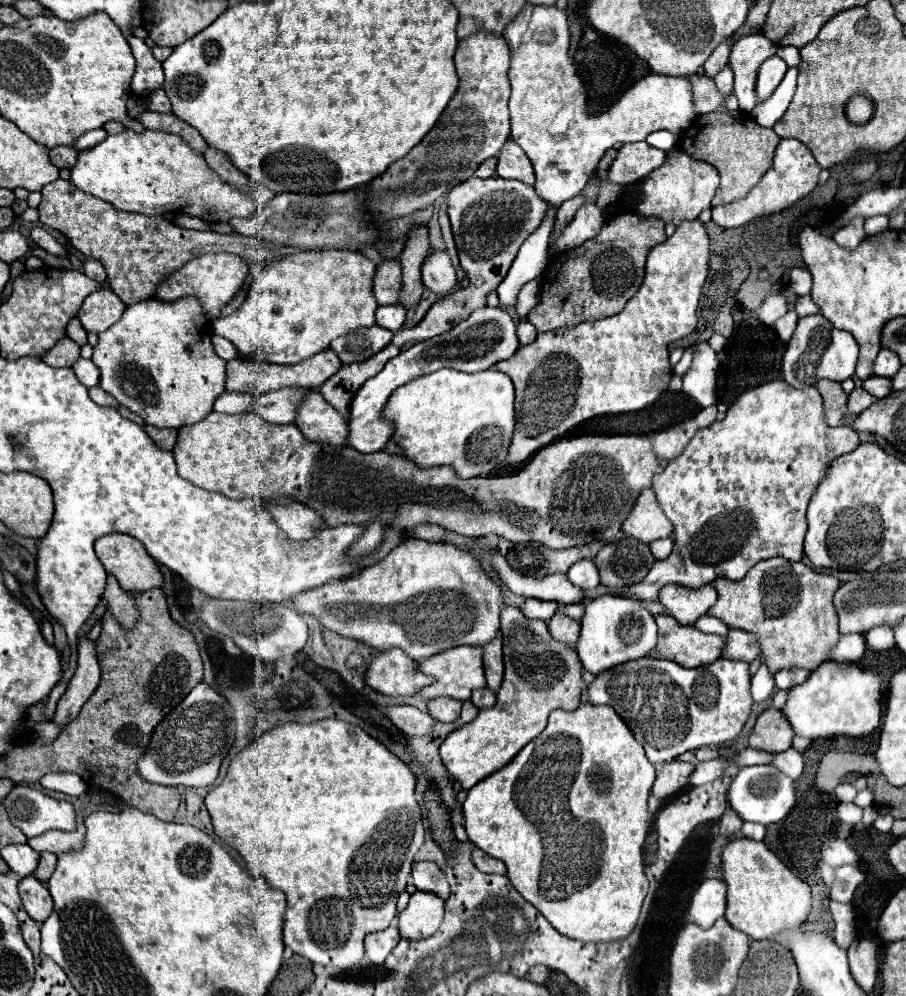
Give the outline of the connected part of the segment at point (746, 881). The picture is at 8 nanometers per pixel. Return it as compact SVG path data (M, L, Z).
M749 838L731 840L723 850L723 880L727 882L727 922L751 940L767 940L779 932L795 930L811 914L811 888L765 848Z

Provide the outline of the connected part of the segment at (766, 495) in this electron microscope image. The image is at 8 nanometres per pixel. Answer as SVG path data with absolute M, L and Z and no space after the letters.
M773 380L773 382L767 382L767 384L761 384L759 388L751 388L747 392L743 392L737 402L727 410L725 418L721 422L713 422L711 426L699 430L691 444L683 450L681 456L677 456L675 460L671 460L665 470L661 474L655 476L653 480L653 492L657 494L657 500L661 504L661 510L665 512L665 516L673 522L673 540L675 540L675 546L673 546L673 552L669 558L665 560L659 560L653 564L651 572L641 580L641 584L635 584L627 590L629 596L633 598L639 598L639 600L657 600L657 592L665 586L665 584L683 584L687 588L701 588L709 582L713 582L715 578L729 578L729 580L741 580L749 568L753 568L759 560L765 560L765 558L773 558L773 556L781 556L781 558L787 558L789 562L799 562L803 558L803 538L805 538L805 532L807 532L807 518L805 518L805 510L807 510L807 502L811 498L811 494L815 492L815 488L819 486L819 482L825 478L825 474L829 472L831 468L831 462L835 458L839 458L841 454L847 454L847 452L853 452L855 448L859 446L859 436L857 432L853 432L851 428L847 426L839 426L839 428L833 428L829 424L825 424L825 414L823 414L823 400L821 400L821 394L815 386L809 386L809 388L803 388L803 390L797 390L797 388L791 388L785 380Z

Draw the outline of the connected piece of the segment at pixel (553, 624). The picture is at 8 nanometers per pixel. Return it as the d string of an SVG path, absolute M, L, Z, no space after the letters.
M557 610L555 616L551 616L547 626L549 626L549 632L555 640L565 642L569 646L577 644L577 640L579 640L579 622L565 616L561 610Z

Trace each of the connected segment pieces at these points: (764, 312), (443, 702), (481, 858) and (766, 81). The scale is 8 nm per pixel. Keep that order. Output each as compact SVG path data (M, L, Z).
M771 294L771 296L761 304L761 308L757 310L757 316L759 316L759 320L761 320L763 324L771 326L771 324L773 324L777 318L781 318L787 310L789 310L789 308L787 308L785 298L783 298L781 294Z
M433 698L427 702L429 714L439 722L455 722L461 712L461 702L453 698Z
M475 848L473 850L473 864L485 872L485 874L505 874L505 864L501 860L495 860L493 856L487 856L483 850Z
M771 56L761 64L757 74L757 86L755 86L755 96L759 102L767 100L775 92L785 72L787 72L787 64L779 56Z

